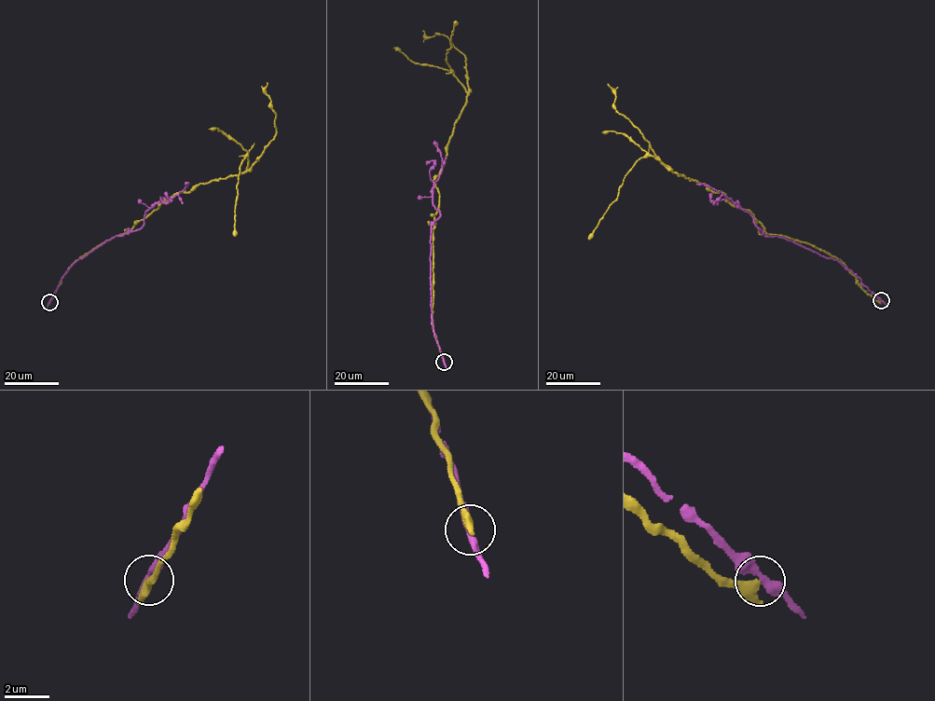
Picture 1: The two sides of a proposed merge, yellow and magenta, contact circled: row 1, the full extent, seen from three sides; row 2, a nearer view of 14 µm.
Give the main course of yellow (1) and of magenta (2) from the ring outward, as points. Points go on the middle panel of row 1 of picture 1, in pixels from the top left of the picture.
1: (444, 362), (433, 328), (433, 228), (440, 200), (434, 180), (467, 94), (446, 61), (456, 20)
2: (444, 362), (432, 321), (431, 227), (440, 215), (433, 205), (432, 191), (442, 166), (440, 152), (434, 141)

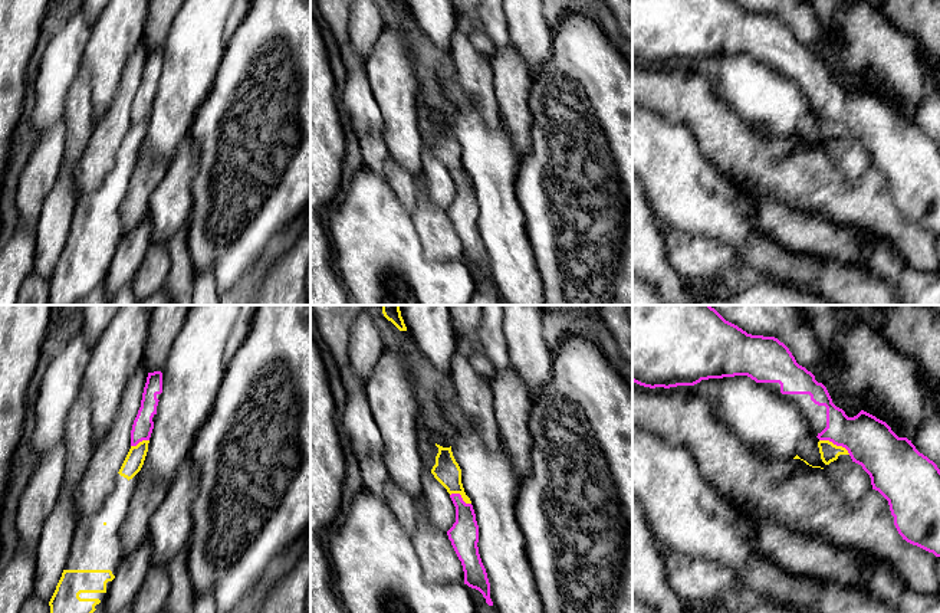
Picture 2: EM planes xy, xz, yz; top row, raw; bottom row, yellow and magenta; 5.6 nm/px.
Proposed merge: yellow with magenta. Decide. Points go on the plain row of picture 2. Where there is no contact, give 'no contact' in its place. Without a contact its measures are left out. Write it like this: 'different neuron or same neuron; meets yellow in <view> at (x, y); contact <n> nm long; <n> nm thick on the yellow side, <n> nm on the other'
different neuron; meets yellow in yz at (835, 123); contact 190 nm long; 110 nm thick on the yellow side, 280 nm on the other

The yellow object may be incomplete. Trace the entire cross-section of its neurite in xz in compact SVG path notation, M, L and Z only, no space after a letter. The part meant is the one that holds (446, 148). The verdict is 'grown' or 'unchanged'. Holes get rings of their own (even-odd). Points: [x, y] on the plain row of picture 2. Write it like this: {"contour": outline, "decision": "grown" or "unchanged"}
{"contour": "M436 121L438 131L436 134L436 142L431 147L434 155L451 171L460 171L466 181L471 181L470 176L466 173L461 161L461 147L456 140L451 124L443 125Z", "decision": "unchanged"}

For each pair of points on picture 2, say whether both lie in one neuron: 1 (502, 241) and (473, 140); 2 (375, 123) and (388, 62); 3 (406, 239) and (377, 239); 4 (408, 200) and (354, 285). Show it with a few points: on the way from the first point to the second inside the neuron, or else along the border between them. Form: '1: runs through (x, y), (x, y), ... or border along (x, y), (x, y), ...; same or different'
1: runs through (500, 216), (490, 164); same
2: border along (367, 75), (383, 118), (383, 130); different
3: runs through (398, 239), (384, 239); same
4: border along (384, 179), (397, 199), (410, 212); different

